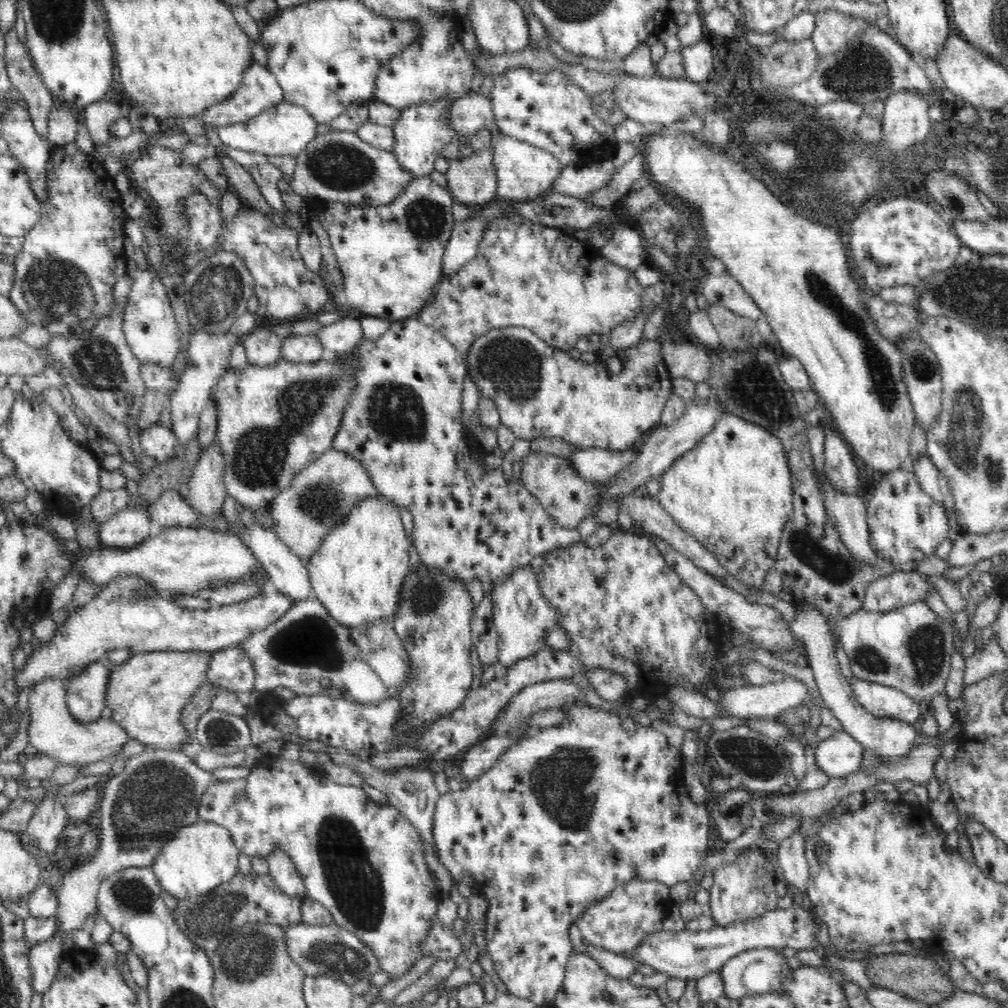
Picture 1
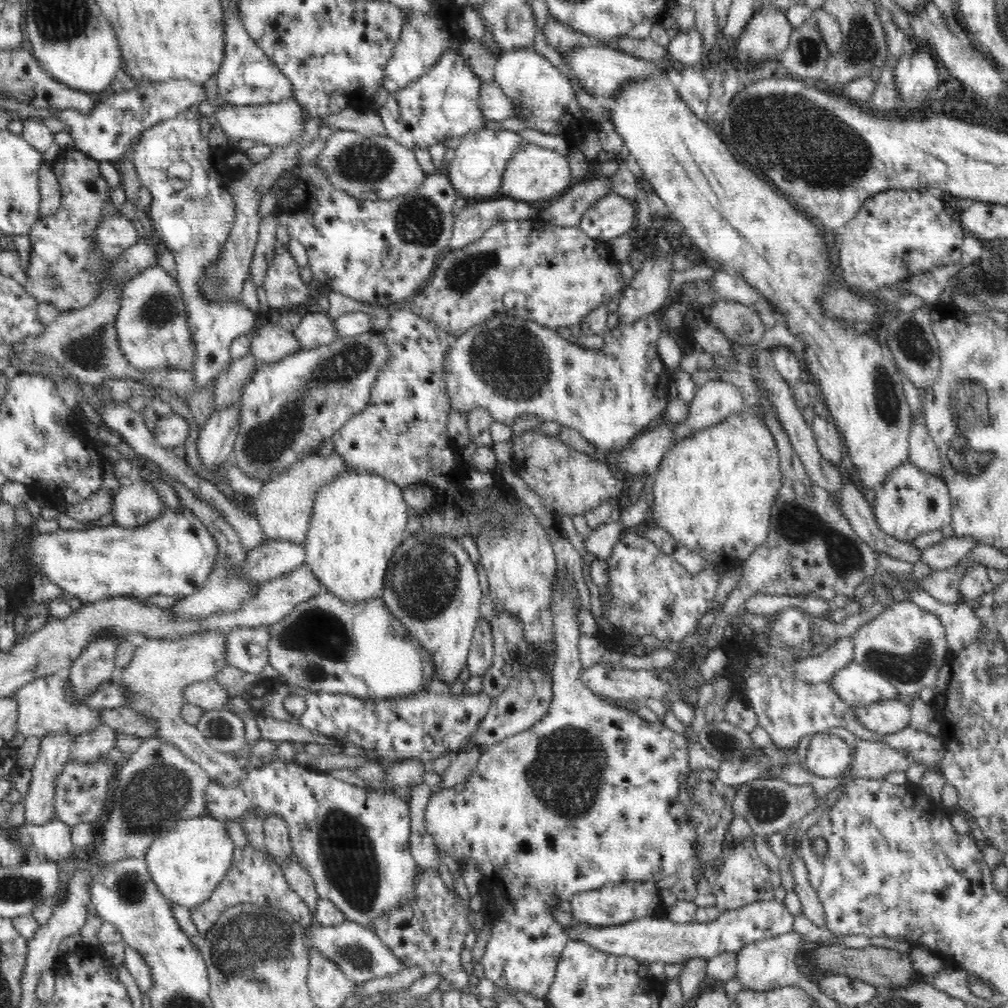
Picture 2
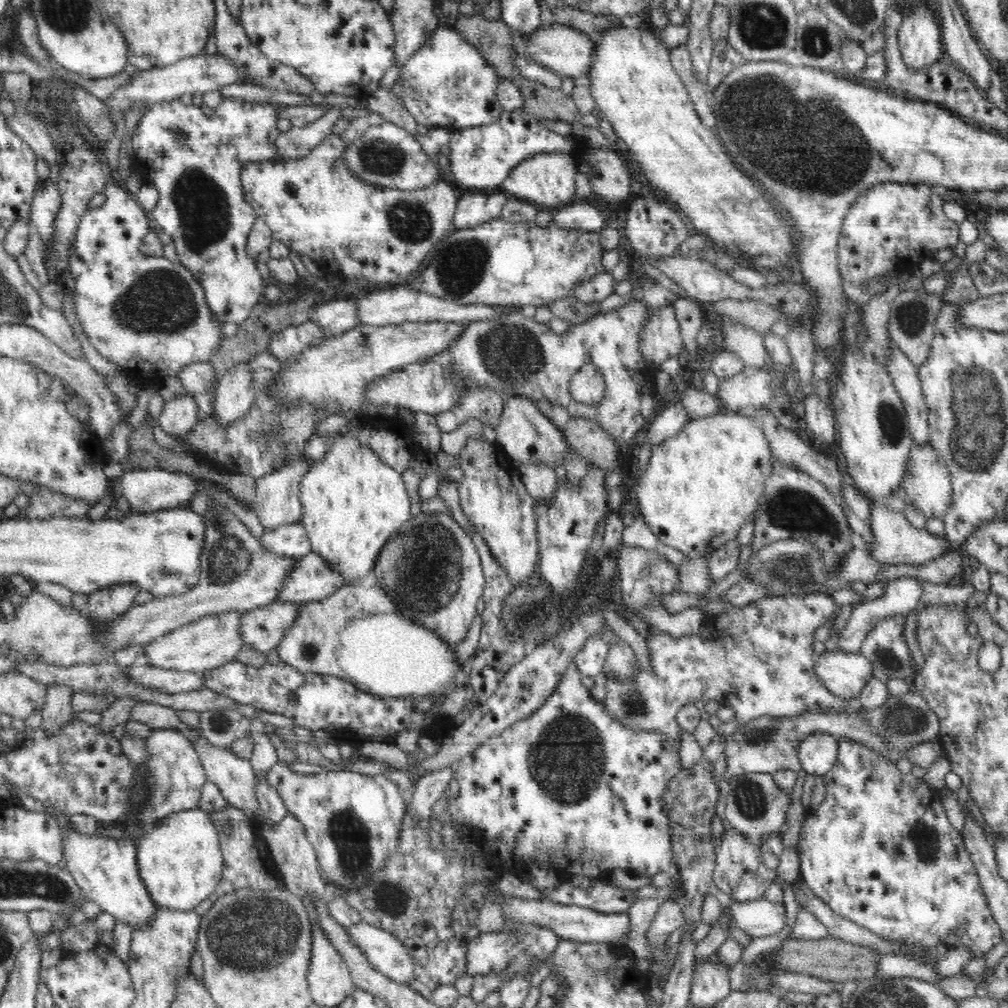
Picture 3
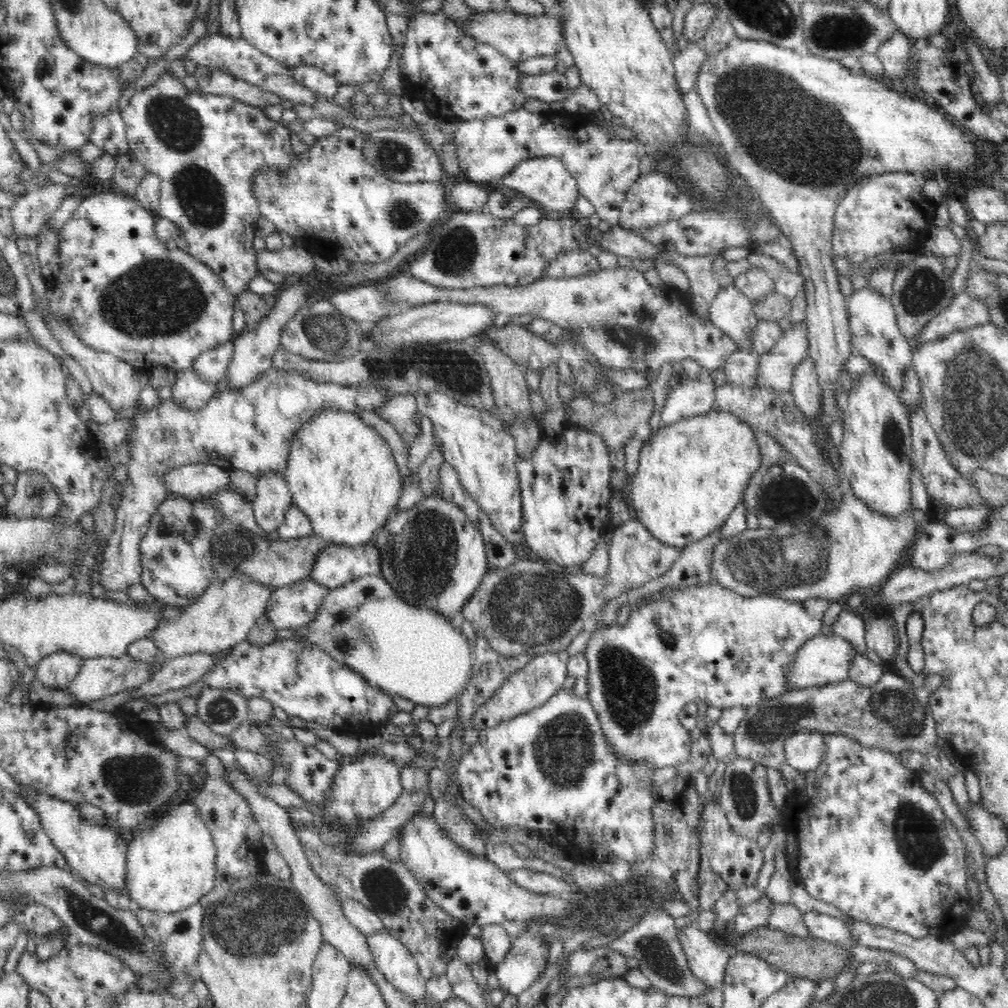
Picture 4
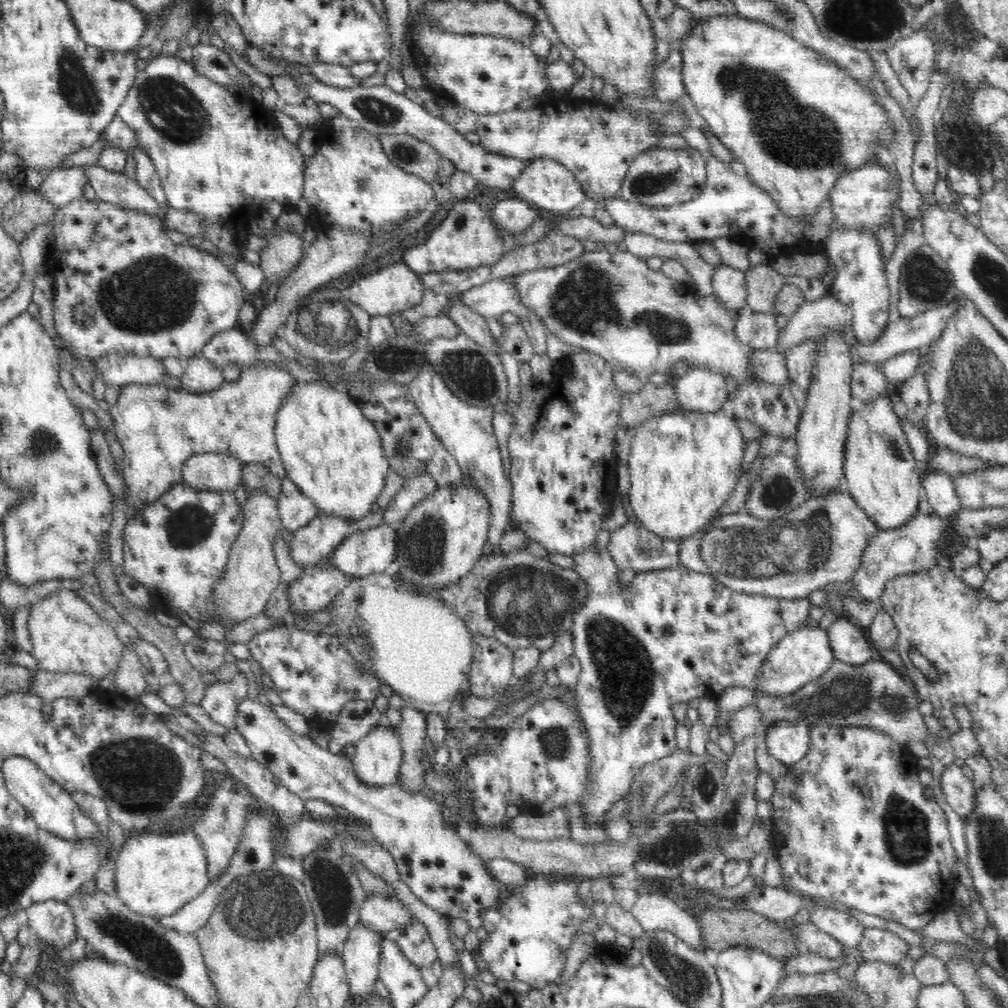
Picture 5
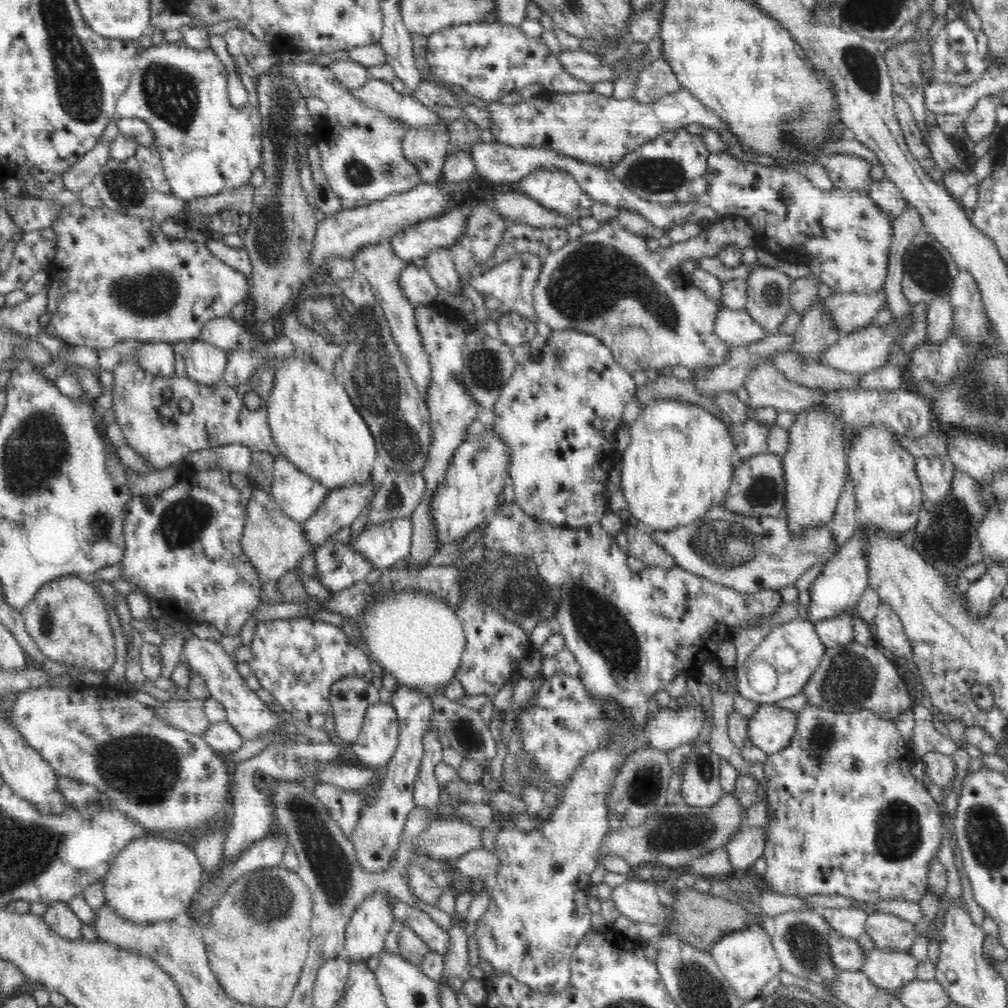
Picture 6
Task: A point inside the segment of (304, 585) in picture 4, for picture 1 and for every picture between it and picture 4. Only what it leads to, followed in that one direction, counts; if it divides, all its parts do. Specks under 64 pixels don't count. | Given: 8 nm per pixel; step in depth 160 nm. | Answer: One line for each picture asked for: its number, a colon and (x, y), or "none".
1: (232, 671)
2: (246, 648)
3: (262, 629)

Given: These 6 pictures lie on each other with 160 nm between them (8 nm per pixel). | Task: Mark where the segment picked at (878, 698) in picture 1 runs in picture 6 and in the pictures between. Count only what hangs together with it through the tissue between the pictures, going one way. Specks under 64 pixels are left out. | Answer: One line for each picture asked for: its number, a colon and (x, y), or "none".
2: (856, 685)
3: (845, 674)
4: (822, 660)
5: (805, 654)
6: (794, 649)

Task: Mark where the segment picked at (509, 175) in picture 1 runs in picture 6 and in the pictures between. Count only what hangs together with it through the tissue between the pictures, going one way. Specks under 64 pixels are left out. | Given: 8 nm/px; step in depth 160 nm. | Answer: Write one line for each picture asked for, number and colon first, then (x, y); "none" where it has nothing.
2: (534, 172)
3: (546, 178)
4: (546, 181)
5: (547, 184)
6: (554, 188)

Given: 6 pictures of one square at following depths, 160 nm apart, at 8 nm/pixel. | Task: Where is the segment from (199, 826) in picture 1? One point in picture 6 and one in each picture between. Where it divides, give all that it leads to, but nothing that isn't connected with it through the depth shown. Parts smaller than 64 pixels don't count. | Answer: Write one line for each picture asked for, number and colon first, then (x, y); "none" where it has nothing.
2: (186, 863)
3: (180, 861)
4: (170, 865)
5: (156, 875)
6: (153, 879)

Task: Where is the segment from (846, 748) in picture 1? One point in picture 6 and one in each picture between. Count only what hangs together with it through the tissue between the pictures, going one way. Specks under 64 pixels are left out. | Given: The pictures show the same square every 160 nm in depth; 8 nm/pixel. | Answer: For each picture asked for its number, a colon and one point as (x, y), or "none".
2: (827, 755)
3: (817, 754)
4: (804, 751)
5: (788, 742)
6: (771, 728)

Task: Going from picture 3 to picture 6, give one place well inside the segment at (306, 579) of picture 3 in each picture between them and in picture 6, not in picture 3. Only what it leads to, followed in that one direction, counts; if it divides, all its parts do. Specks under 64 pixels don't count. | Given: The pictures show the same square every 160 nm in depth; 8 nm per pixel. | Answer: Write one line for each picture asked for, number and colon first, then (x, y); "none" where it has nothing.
4: (336, 565)
5: (361, 553)
6: (386, 543)

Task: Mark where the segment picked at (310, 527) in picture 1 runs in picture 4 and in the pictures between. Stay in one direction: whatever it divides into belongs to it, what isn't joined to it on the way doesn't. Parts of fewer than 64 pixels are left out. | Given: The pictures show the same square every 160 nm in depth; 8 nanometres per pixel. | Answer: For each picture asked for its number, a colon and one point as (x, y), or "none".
2: (284, 505)
3: (277, 502)
4: (273, 497)

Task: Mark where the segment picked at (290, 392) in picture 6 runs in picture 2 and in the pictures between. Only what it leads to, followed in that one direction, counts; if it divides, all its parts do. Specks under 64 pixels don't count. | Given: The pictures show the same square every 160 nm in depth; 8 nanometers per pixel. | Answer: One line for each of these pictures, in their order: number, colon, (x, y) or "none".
2: (358, 520)
3: (352, 503)
4: (342, 474)
5: (333, 453)

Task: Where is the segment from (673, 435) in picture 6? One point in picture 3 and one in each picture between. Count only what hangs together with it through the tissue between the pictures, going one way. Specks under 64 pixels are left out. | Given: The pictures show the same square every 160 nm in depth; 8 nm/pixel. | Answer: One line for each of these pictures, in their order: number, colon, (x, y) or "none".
3: (701, 485)
4: (692, 473)
5: (684, 465)

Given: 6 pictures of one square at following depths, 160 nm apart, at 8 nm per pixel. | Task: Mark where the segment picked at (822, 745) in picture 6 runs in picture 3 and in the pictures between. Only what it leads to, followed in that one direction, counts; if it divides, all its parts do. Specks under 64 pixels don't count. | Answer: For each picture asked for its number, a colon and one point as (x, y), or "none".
3: (879, 851)
4: (864, 835)
5: (851, 824)

